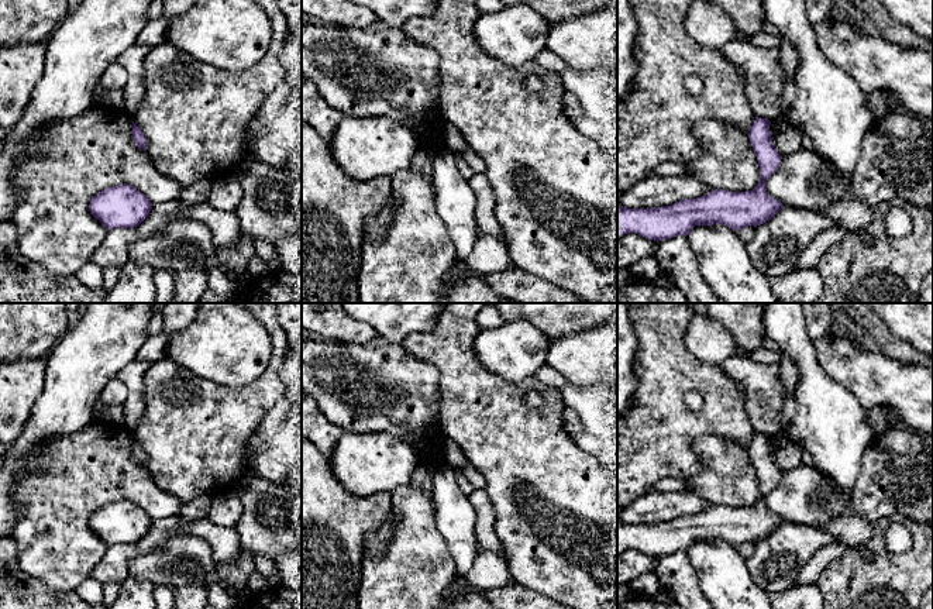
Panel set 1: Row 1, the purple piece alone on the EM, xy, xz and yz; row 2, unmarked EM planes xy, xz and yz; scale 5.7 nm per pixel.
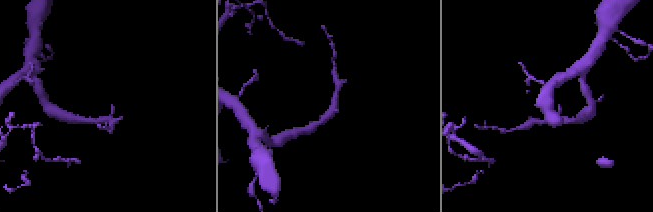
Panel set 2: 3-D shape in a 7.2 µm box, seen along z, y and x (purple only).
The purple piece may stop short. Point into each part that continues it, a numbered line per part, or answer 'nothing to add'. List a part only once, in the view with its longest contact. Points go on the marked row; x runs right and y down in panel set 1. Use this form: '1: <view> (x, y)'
nothing to add

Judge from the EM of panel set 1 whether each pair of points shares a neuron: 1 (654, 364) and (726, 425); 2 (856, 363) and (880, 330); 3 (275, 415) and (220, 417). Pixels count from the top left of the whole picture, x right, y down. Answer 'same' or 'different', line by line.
1: same
2: different
3: different

